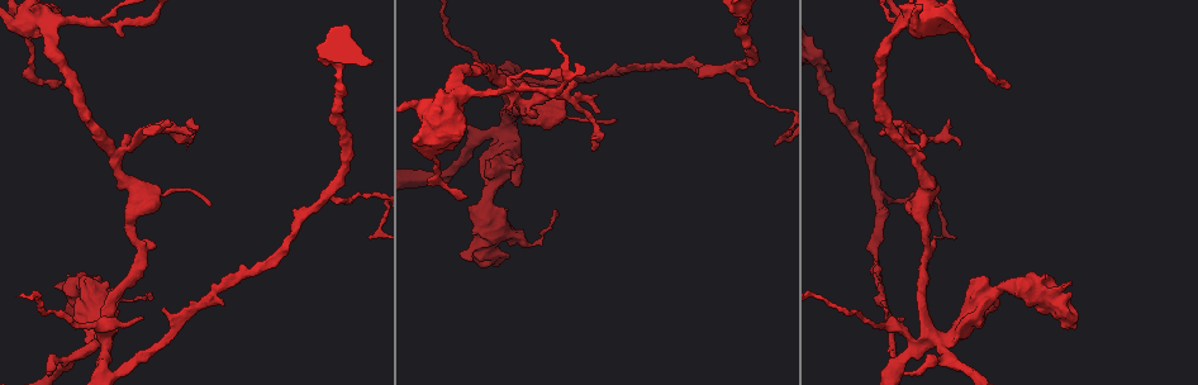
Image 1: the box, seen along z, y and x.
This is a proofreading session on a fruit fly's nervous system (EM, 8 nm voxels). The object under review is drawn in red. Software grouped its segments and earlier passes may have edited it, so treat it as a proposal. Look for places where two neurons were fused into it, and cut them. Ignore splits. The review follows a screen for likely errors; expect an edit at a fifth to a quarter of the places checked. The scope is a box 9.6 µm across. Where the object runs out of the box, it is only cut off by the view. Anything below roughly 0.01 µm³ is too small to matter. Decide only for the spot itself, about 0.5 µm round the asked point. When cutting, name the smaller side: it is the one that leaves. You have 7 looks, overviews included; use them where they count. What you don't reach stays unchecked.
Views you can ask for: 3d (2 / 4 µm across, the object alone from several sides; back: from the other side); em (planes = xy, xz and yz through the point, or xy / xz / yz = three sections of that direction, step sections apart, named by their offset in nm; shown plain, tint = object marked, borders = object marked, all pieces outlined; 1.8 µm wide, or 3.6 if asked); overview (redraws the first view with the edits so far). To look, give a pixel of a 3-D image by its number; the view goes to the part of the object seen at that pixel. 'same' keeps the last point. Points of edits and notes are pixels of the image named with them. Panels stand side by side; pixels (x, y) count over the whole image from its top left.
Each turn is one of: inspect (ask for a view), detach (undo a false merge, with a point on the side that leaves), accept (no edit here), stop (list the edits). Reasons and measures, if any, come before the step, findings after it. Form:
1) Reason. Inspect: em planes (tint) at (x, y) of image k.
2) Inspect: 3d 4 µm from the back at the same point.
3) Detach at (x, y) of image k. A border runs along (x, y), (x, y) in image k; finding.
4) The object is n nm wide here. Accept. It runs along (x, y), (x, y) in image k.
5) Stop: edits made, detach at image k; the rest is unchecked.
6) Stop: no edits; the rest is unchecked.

Arms part here. Inspect: 3d 2 µm at (99, 24) of image 1.

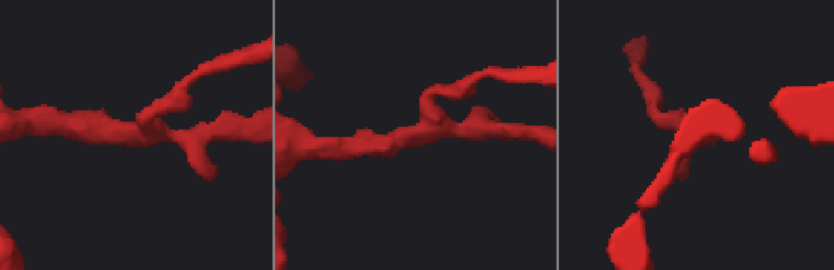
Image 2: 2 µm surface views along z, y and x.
Shape alone is not enough. Inspect: em planes (tint) at (417, 137) of image 2.

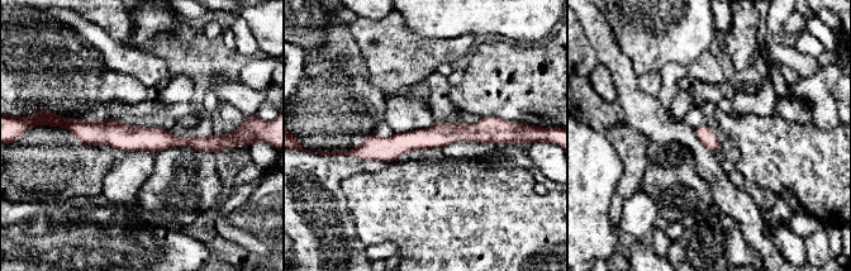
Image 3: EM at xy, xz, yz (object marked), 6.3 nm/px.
Accept. It runs along (502, 133), (441, 133), (351, 152) in image 3; continuous, no second neuron.

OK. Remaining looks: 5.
Sudden change in width. Inspect: em 3.6 µm xz step 16 (tint) at (920, 27) of image 1.

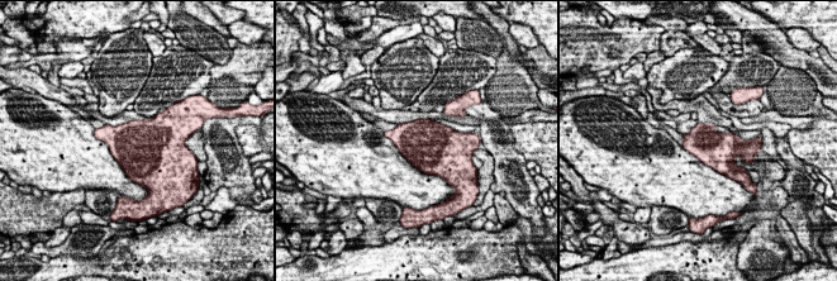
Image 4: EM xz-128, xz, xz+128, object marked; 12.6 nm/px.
Cut it another way. Inspect: em 3.6 µm planes (borders) at the same point.

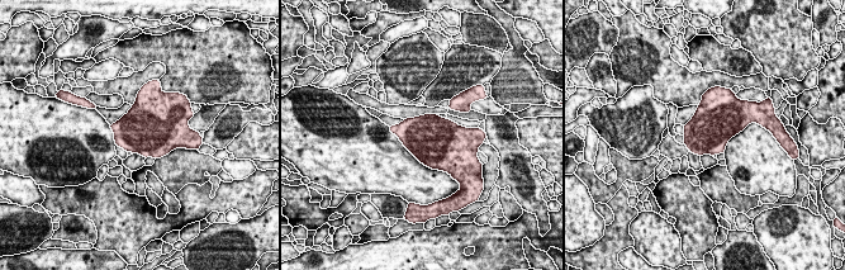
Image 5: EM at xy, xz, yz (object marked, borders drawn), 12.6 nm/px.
Accept. One neuron here.

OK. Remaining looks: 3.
Branch point. Inspect: em planes (tint) at (562, 95) of image 1.

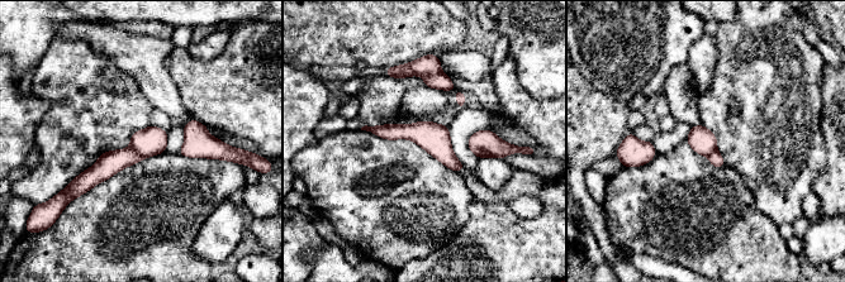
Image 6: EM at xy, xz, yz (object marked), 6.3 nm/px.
The object is 160 nm wide here. Accept. One neuron here.

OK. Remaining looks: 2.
Stop: no edits; the rest is unchecked.

